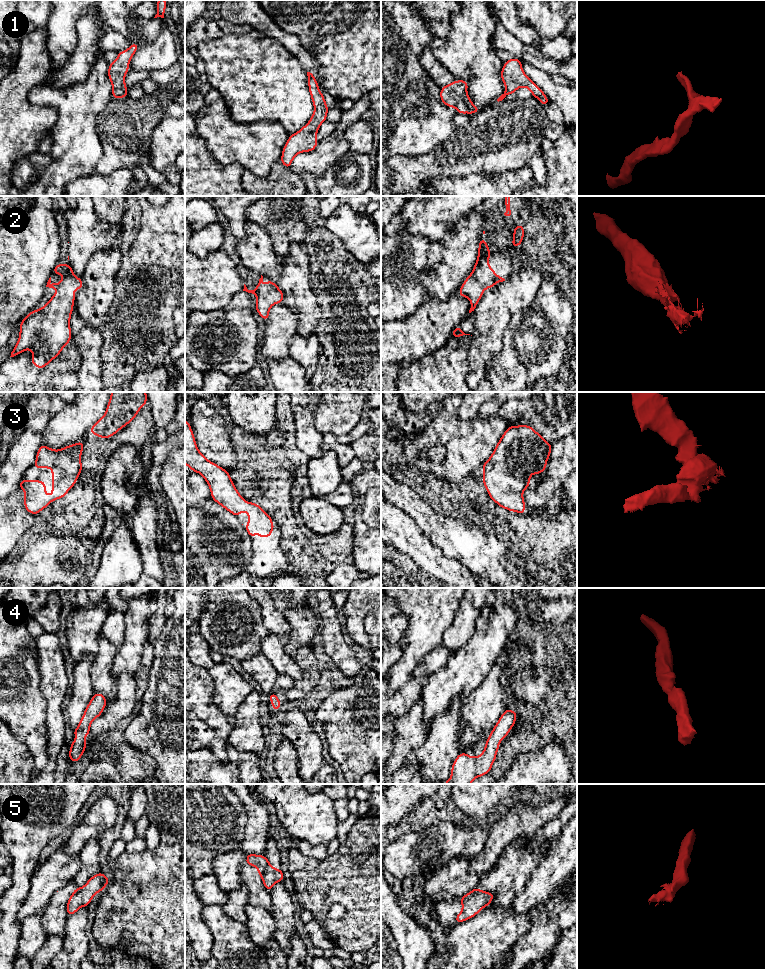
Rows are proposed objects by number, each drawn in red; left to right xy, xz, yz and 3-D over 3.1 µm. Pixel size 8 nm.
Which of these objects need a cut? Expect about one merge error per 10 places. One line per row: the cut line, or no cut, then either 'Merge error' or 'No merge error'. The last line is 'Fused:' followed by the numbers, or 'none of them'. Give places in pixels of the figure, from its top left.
1: No split. No merge error
2: No split. No merge error
3: No split. No merge error
4: No split. No merge error
5: No split. No merge error
Fused: none of them

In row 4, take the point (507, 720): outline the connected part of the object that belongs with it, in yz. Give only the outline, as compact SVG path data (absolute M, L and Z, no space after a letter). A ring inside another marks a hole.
M506 709L486 739L482 754L478 757L459 753L451 768L451 777L444 784L471 784L478 777L488 774L496 760L500 740L504 740L516 722L514 710Z

